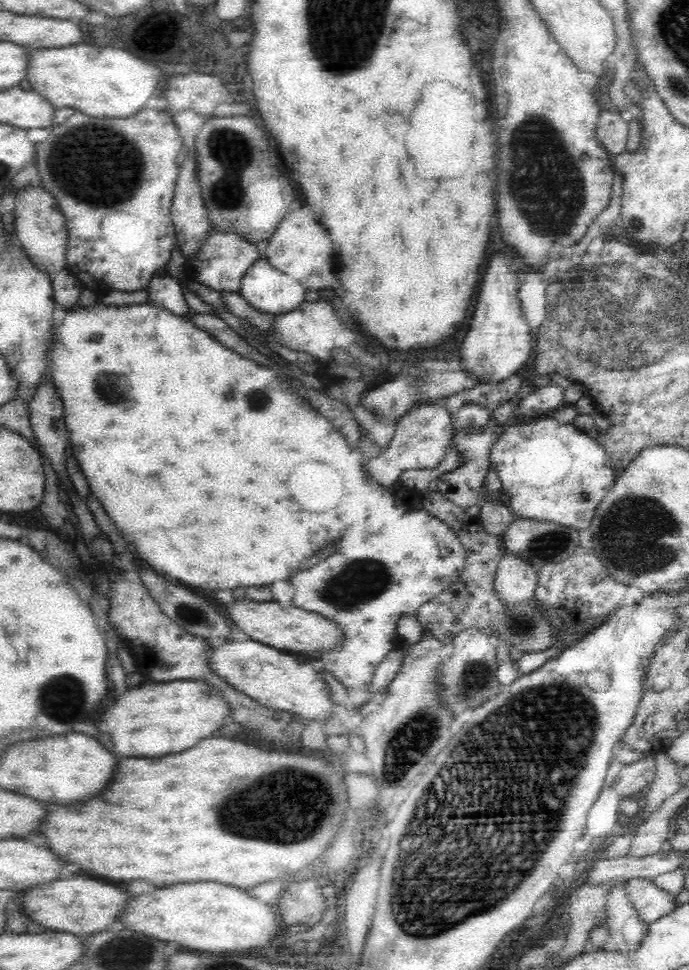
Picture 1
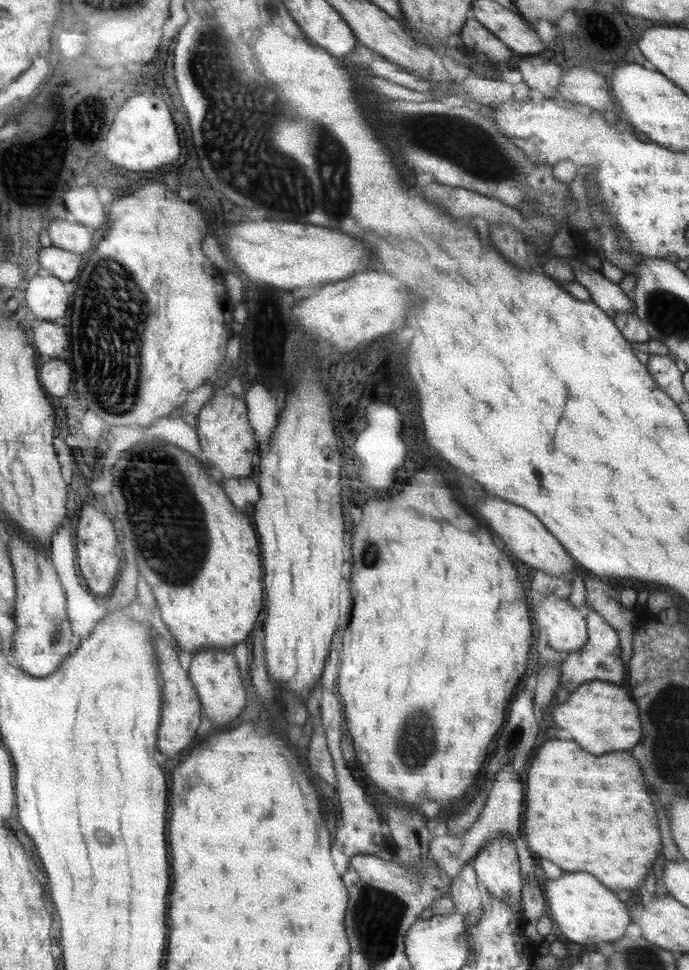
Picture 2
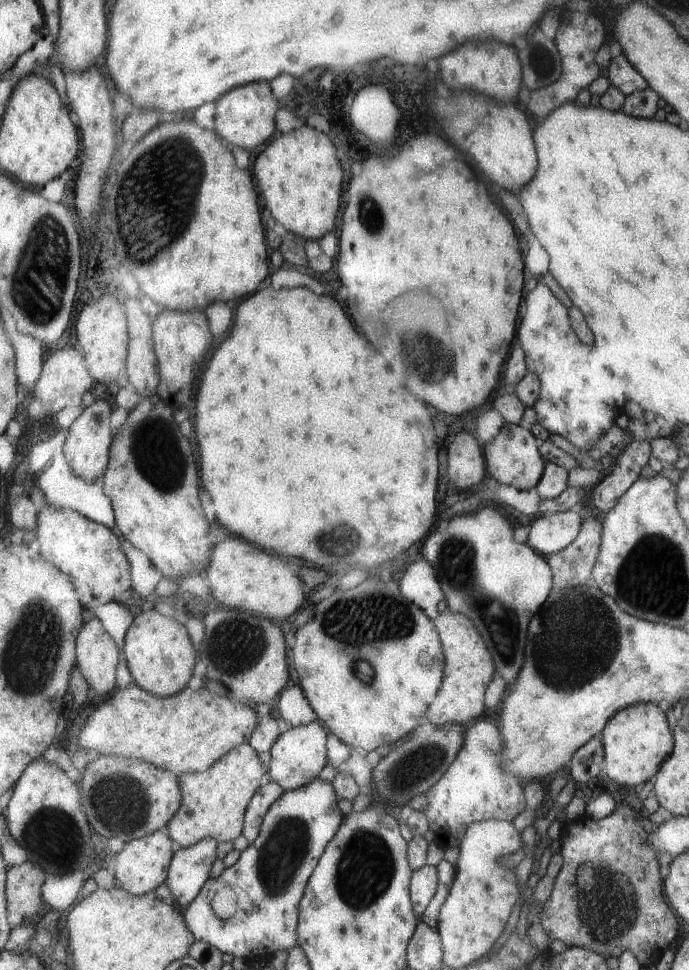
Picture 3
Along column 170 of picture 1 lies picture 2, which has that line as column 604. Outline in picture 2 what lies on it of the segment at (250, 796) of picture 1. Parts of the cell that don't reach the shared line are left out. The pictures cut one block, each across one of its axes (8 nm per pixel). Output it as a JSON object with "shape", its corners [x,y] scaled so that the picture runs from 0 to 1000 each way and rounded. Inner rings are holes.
{"shape":[[[797,763],[776,779],[765,812],[765,843],[762,843],[762,868],[771,870],[776,882],[803,887],[817,897],[858,899],[887,918],[925,918],[959,878],[959,862],[954,854],[954,839],[948,825],[939,816],[936,798],[922,779],[913,775],[890,775],[881,779],[861,779],[837,765],[829,763]]]}

